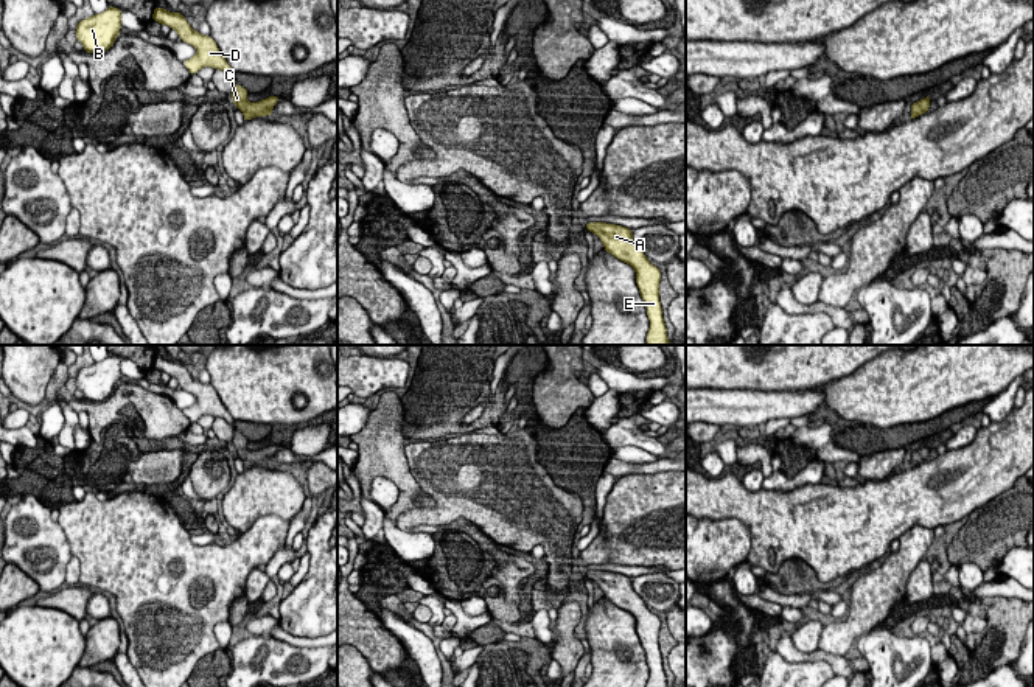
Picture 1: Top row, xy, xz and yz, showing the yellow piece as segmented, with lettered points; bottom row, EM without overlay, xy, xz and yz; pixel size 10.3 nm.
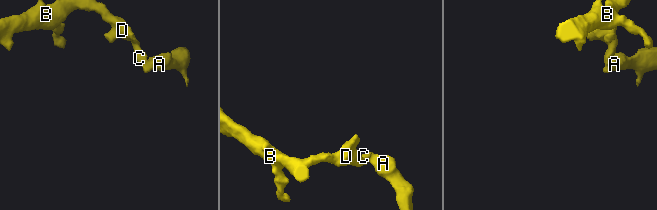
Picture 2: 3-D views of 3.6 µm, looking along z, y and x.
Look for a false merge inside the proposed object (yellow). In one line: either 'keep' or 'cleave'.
keep

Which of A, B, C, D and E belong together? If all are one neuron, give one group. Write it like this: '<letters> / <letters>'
A B C D E

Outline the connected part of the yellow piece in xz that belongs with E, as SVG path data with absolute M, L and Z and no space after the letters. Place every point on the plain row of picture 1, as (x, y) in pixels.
M588 570L585 577L600 586L608 602L634 617L636 631L650 668L647 687L669 687L659 650L661 620L636 594L631 577L606 570Z

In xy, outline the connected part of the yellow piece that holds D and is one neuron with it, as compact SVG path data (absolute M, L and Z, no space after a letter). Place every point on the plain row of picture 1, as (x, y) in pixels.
M155 354L152 368L176 378L180 389L196 396L196 404L183 409L183 413L191 423L196 423L202 415L211 415L215 418L224 418L233 426L235 420L221 403L216 390L210 384L202 384L201 381L194 379L179 359L168 361L166 357Z

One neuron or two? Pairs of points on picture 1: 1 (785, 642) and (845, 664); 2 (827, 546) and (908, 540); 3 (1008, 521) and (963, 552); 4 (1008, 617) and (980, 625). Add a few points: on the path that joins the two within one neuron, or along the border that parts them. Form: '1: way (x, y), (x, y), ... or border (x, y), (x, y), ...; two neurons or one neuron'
1: way (799, 656), (829, 658); one neuron
2: border (933, 529), (913, 524), (897, 538); two neurons
3: way (997, 526), (974, 544); one neuron
4: border (988, 620), (981, 631), (967, 634); two neurons

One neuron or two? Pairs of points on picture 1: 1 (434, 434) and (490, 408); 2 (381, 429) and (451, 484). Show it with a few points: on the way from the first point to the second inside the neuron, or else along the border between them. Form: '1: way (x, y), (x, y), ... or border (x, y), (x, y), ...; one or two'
1: way (447, 420), (467, 400), (476, 400); one
2: border (411, 440), (405, 456), (408, 470), (417, 482); two

